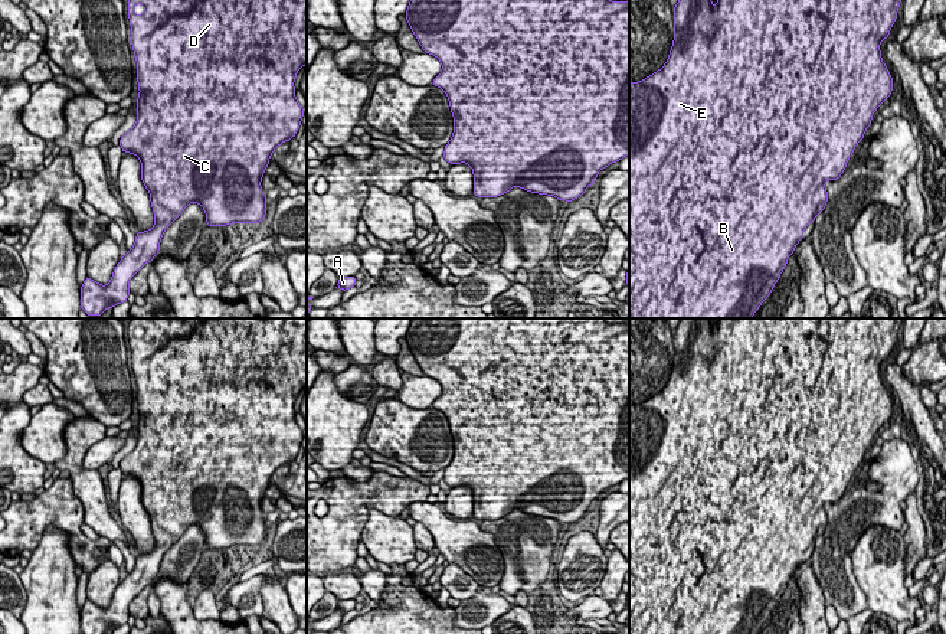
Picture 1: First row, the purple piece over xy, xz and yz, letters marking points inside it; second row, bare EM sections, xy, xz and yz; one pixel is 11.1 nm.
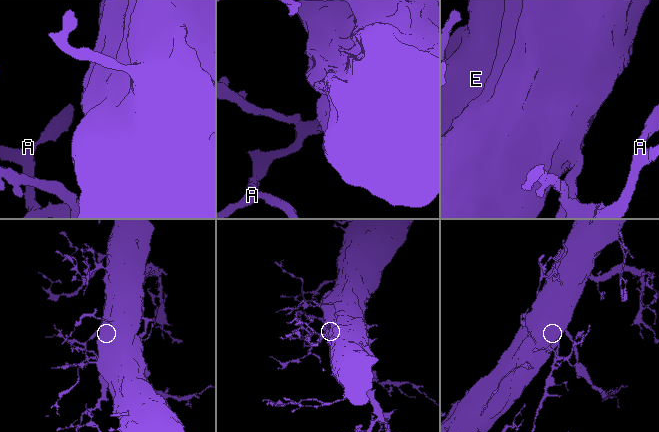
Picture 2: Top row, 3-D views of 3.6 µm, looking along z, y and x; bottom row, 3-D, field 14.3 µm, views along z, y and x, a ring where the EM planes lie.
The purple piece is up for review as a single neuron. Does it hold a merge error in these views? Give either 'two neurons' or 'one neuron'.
one neuron

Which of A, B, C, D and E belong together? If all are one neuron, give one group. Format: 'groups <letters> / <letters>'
groups A B C D E

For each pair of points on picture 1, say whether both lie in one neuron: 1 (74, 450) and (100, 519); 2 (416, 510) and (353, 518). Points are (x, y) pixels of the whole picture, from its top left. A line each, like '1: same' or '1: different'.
1: same
2: different

